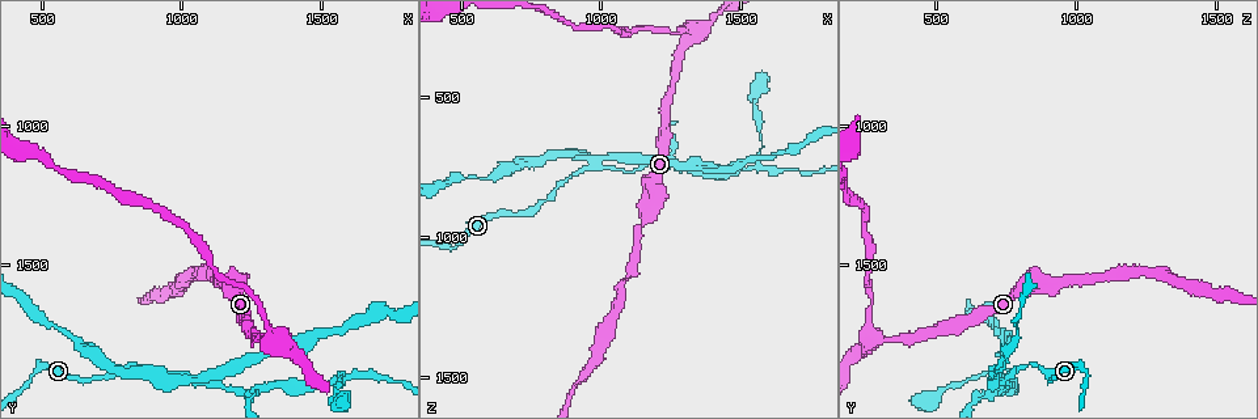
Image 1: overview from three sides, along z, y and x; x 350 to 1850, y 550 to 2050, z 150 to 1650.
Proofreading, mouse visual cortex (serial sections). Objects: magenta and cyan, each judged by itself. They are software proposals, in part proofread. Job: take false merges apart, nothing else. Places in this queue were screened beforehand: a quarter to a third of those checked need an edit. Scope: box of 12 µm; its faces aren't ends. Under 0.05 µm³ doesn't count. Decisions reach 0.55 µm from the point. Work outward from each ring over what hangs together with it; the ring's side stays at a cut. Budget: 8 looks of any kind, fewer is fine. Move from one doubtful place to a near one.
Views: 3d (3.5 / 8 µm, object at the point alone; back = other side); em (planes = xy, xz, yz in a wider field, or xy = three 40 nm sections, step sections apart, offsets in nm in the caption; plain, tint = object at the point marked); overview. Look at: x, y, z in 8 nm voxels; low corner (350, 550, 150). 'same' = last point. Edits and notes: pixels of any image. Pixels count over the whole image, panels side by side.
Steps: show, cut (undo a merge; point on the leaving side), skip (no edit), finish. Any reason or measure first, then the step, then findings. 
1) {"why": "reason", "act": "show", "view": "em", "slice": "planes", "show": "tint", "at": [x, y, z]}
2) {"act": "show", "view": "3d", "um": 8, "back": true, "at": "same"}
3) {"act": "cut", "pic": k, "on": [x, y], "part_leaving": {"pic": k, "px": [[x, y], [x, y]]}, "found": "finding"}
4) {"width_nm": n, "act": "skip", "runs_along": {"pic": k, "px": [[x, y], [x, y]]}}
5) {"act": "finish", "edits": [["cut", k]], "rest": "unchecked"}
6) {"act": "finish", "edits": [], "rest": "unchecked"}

{"why": "four or more arms meet", "act": "show", "view": "3d", "um": 3.5, "at": [940, 1900, 750]}

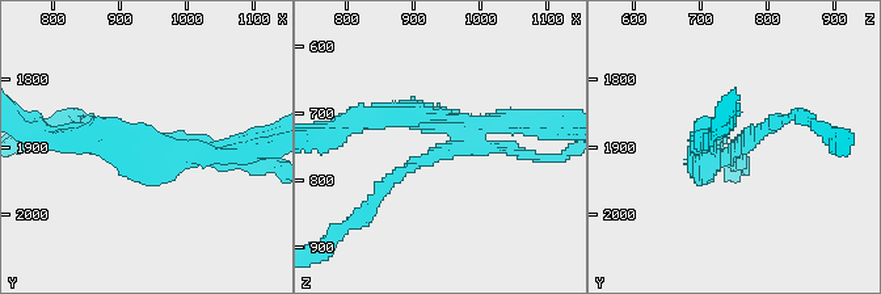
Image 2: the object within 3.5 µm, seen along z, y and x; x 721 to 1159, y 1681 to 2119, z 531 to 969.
{"arms": 4, "arm_widths_nm": [150, 200, 200, 250], "why": "need the tissue", "act": "show", "view": "em", "slice": "xy", "step": 1, "show": "plain", "at": [950, 1900, 755]}

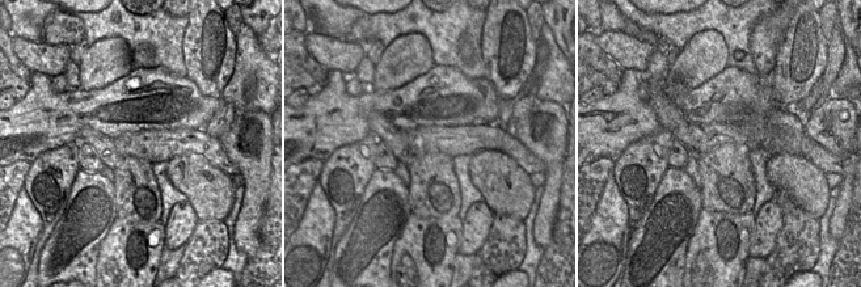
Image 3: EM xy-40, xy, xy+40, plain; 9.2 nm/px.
{"why": "where the object lies", "act": "show", "view": "em", "slice": "xy", "step": 1, "show": "tint", "at": "same"}

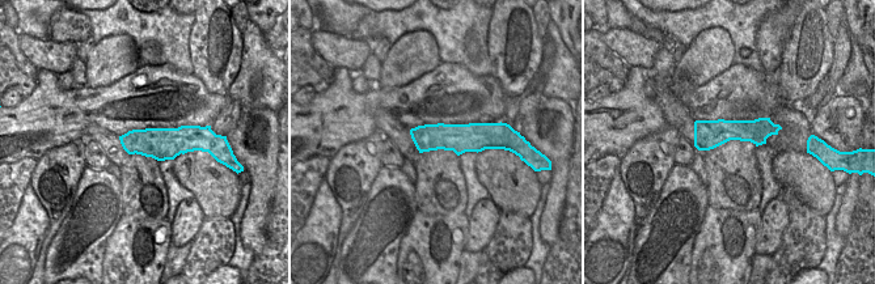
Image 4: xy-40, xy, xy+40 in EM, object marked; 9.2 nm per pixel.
{"act": "cut", "pic": 2, "on": [142, 179], "part_leaving": {"pic": 2, "px": [[464, 135], [493, 121], [565, 121]]}, "found": "two cells meet here"}

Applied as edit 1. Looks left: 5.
{"act": "show", "view": "3d", "um": 3.5, "at": [1240, 1970, 720]}

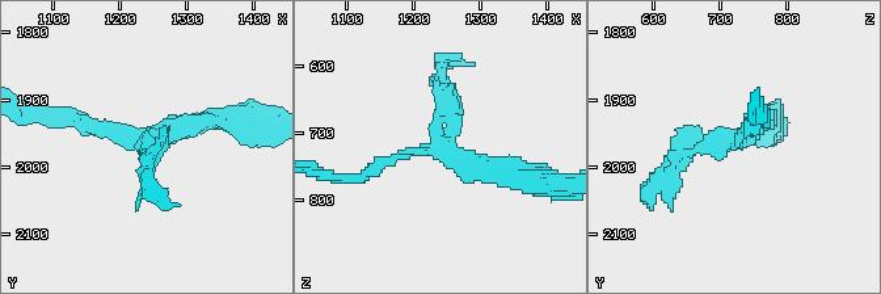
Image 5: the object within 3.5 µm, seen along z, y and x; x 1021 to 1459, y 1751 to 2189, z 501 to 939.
{"act": "show", "view": "em", "slice": "xy", "step": 1, "show": "tint", "at": [1235, 1960, 725]}

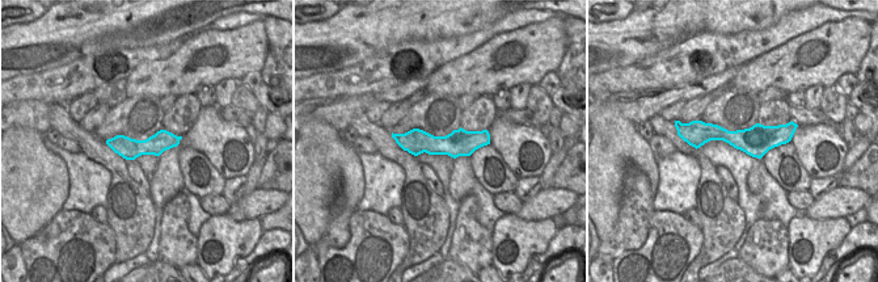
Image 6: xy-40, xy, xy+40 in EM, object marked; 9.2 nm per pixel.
{"width_nm": 240, "act": "cut", "pic": 5, "on": [443, 89], "part_leaving": {"pic": 5, "px": [[441, 142], [441, 64], [460, 61]]}, "found": "two cells meet here"}

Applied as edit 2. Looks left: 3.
{"why": "see it whole again", "act": "show", "view": "overview"}

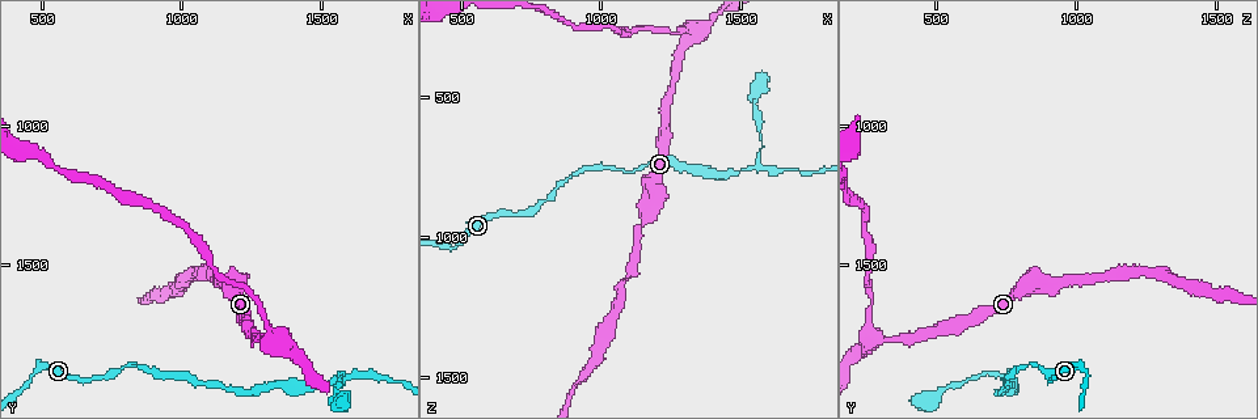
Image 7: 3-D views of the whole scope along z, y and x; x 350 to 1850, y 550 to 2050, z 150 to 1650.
{"why": "two arms in line, one across", "act": "show", "view": "3d", "um": 3.5, "at": [1570, 1910, 750]}

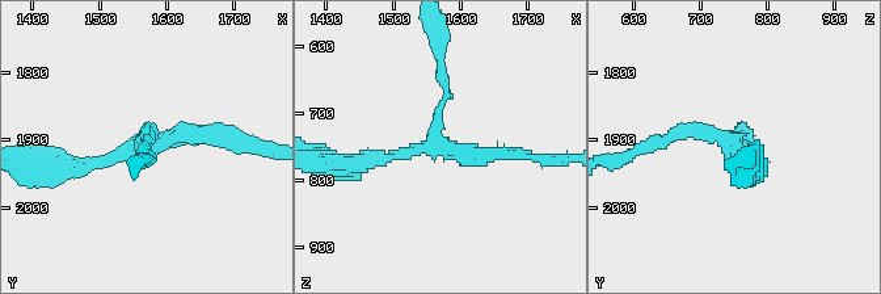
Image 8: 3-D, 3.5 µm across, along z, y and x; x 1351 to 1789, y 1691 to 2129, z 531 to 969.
{"arms": 3, "arm_widths_nm": [100, 200, 200], "act": "show", "view": "em", "slice": "xy", "step": 2, "show": "tint", "at": [1570, 1905, 745]}

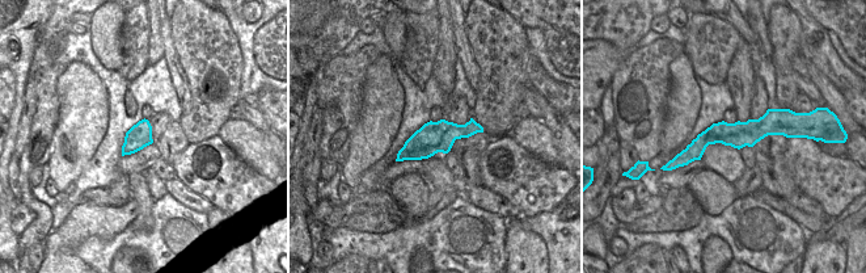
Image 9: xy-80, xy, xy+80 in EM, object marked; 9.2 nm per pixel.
{"act": "skip", "runs_along": {"pic": 9, "px": [[784, 126], [713, 134], [677, 159]]}, "found": "one cell here"}

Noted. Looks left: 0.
{"act": "finish", "edits": [["cut", 2], ["cut", 5]], "rest": "unchecked"}

